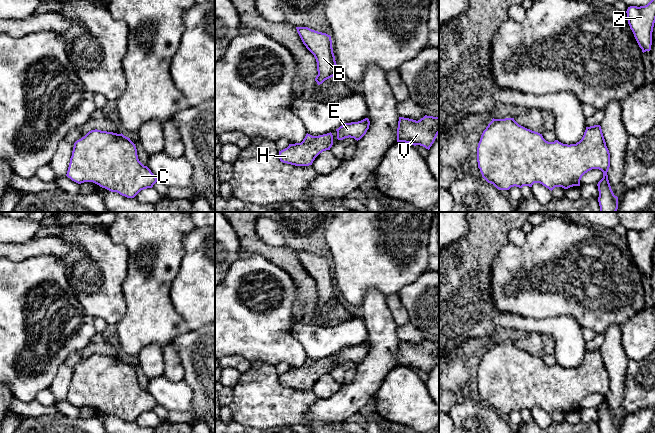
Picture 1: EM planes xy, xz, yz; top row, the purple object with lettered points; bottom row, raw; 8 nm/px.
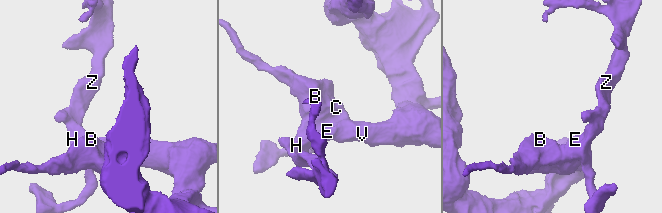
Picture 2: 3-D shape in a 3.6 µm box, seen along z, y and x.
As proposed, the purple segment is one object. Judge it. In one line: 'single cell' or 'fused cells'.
single cell

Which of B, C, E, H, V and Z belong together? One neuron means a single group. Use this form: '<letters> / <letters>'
B C E H V Z

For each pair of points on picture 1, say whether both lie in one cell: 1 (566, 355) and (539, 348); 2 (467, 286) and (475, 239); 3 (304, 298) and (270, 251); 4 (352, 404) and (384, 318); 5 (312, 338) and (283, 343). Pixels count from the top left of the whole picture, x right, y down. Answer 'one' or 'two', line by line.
1: two
2: one
3: one
4: one
5: two

